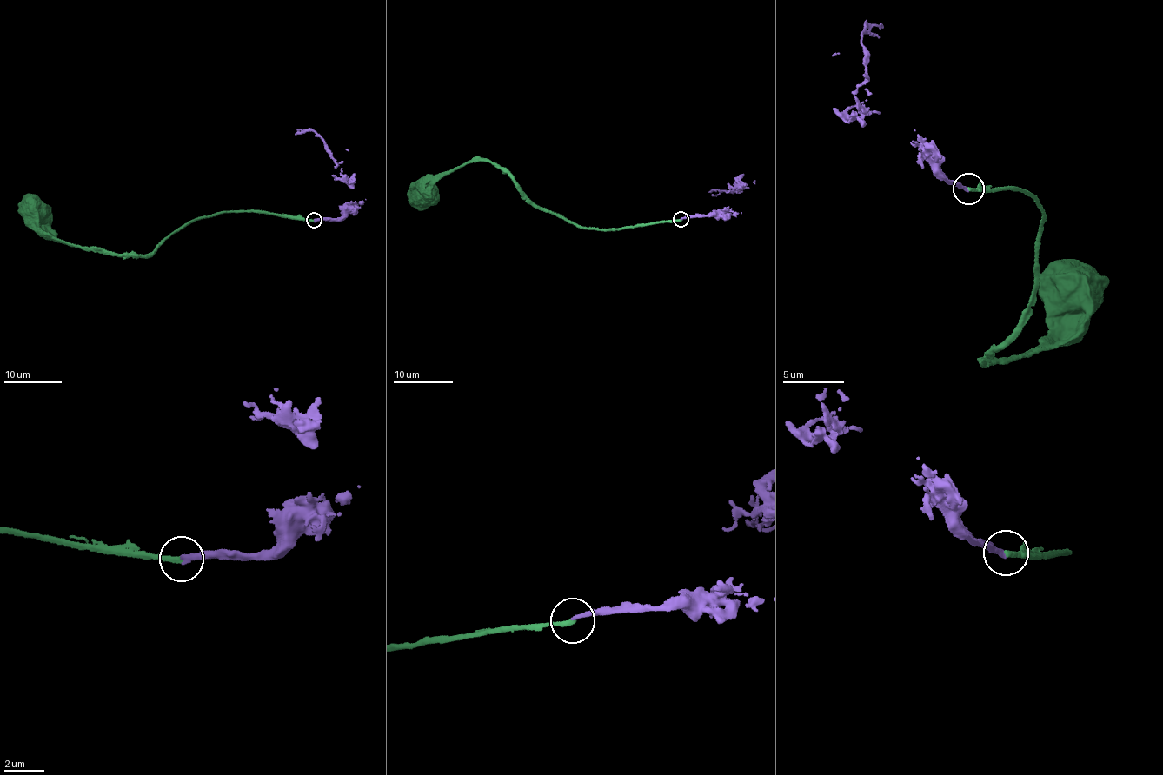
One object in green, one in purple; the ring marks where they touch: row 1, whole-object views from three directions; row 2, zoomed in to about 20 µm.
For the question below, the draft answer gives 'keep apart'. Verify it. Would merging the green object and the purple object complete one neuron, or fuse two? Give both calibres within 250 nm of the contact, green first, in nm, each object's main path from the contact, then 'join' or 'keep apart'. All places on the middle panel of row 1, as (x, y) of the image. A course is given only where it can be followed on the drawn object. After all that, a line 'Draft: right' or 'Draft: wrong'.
280/240 nm | green via (681, 219), (582, 228), (545, 211), (489, 161), (469, 161), (429, 176), (420, 183), (420, 193) | purple via (681, 219), (718, 215), (729, 206), (740, 182), (737, 180), (736, 190), (737, 188), (708, 191) | keep apart
Draft: right

